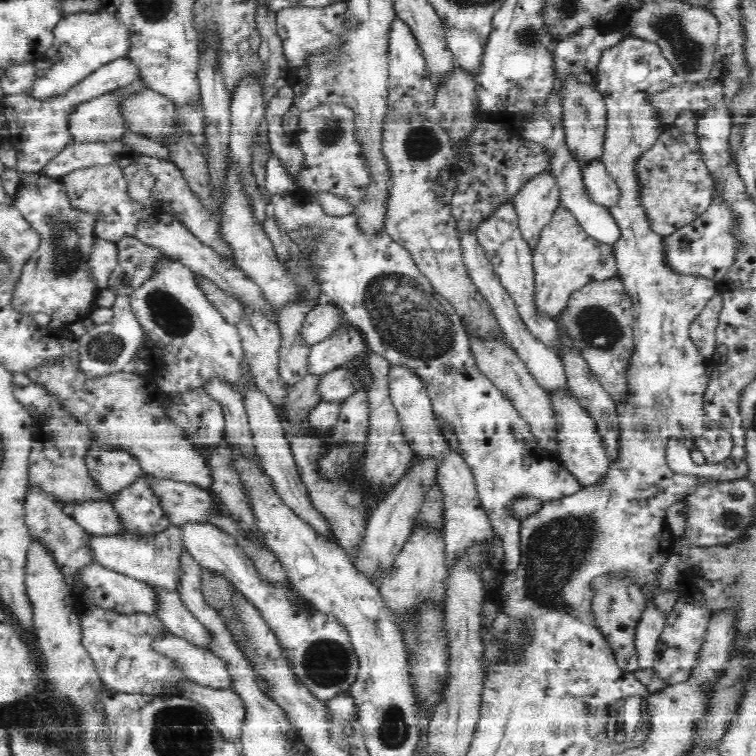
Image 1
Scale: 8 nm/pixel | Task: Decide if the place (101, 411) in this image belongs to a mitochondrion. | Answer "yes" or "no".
no

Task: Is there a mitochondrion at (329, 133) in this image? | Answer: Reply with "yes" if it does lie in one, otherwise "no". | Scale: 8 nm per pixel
yes

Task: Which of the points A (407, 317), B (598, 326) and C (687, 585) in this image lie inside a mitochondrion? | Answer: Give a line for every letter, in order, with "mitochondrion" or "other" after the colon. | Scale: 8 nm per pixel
A: mitochondrion
B: mitochondrion
C: other

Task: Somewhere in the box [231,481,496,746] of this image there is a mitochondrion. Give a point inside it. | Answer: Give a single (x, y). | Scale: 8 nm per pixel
(326, 662)

